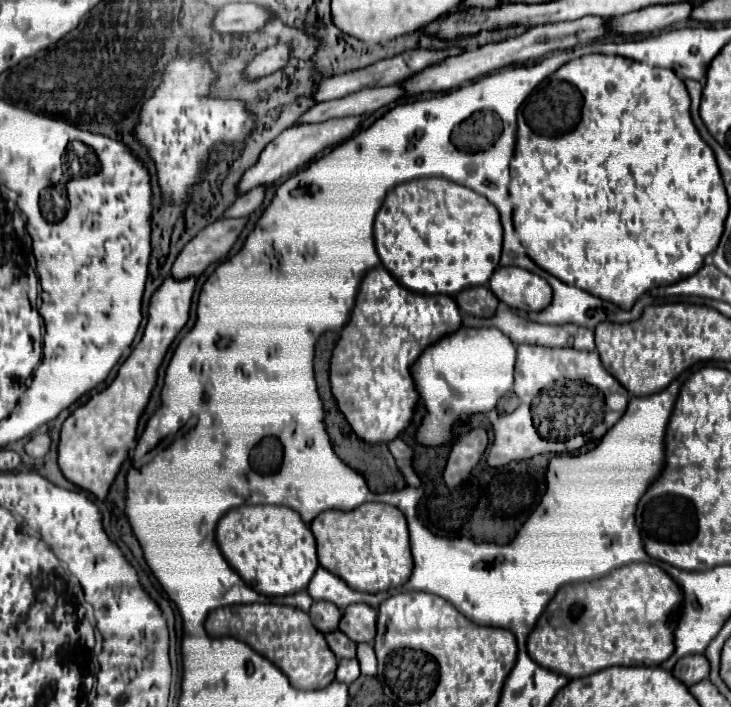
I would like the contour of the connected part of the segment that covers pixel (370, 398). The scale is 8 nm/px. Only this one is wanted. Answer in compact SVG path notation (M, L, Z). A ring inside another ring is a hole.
M376 266L366 272L350 320L342 328L330 358L332 394L338 402L340 412L346 416L352 430L360 438L368 442L380 442L380 440L388 442L394 440L408 426L414 412L414 404L418 400L418 392L414 388L414 380L410 372L414 360L422 354L426 346L434 344L444 334L454 332L456 328L460 328L460 324L462 324L462 316L454 298L444 294L428 296L428 294L412 292L400 286L384 266Z

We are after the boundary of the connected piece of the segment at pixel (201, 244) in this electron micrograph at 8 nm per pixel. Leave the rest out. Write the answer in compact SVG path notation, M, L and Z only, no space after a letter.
M246 218L216 220L204 230L200 230L178 254L172 266L172 278L174 280L186 280L192 276L198 278L210 264L224 258L232 250L244 224Z

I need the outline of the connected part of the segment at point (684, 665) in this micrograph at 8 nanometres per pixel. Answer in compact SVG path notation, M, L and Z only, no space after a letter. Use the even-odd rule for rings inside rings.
M694 654L694 656L684 656L676 662L672 668L672 674L686 686L692 686L700 680L704 680L710 672L710 664L704 654Z

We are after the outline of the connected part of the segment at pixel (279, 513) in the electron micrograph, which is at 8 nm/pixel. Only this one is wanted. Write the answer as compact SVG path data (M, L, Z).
M244 504L226 512L216 526L216 542L232 570L260 594L294 594L306 590L318 568L316 540L300 514L286 506Z

